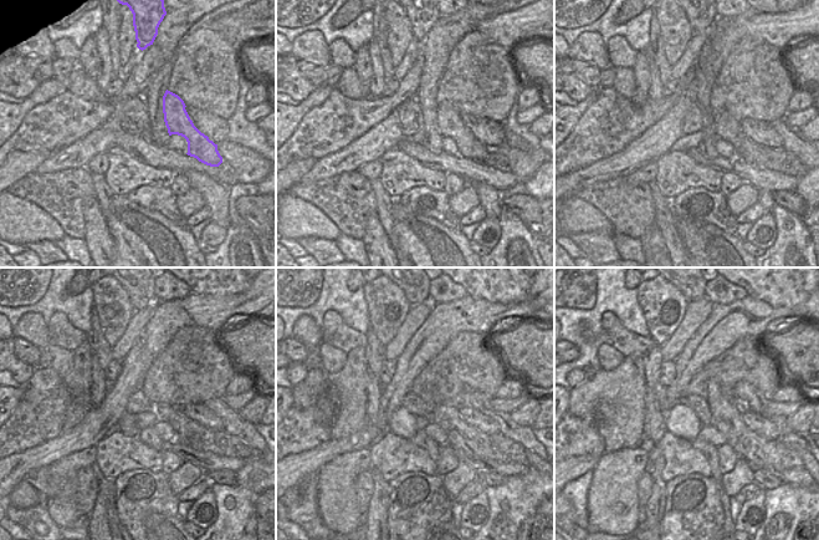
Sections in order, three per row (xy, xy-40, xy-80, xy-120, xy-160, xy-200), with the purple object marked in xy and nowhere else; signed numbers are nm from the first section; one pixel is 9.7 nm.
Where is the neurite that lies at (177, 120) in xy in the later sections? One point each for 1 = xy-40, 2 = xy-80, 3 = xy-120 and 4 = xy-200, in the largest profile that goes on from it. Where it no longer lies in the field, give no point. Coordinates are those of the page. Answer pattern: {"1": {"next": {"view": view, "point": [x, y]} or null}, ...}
{"1": {"next": {"view": "xy-40", "point": [450, 123]}}, "2": {"next": {"view": "xy-80", "point": [726, 127]}}, "3": {"next": {"view": "xy-120", "point": [219, 442]}}, "4": {"next": {"view": "xy-200", "point": [754, 442]}}}

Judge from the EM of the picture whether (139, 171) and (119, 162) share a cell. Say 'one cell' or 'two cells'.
one cell

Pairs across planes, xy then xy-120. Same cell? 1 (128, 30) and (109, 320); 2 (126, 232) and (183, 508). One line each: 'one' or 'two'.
1: one
2: two

